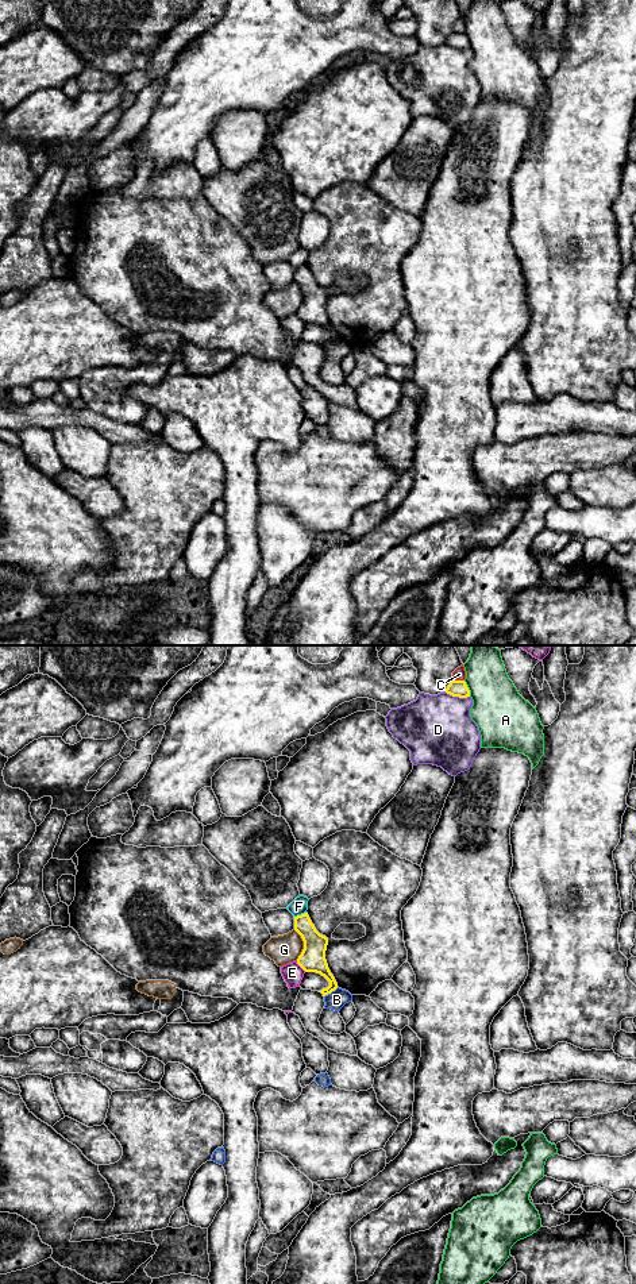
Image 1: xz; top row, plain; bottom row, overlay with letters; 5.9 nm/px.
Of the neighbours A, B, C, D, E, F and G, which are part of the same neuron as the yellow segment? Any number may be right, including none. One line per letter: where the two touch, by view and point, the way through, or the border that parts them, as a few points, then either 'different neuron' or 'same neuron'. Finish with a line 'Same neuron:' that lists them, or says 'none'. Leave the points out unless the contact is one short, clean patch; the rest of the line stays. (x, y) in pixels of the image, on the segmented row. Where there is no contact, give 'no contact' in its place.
A: contact xz (467, 689); different neuron
B: contact xz (331, 991); border xz (338, 987), (324, 997); different neuron
C: contact xz (458, 681); different neuron
D: contact xz (458, 696); different neuron
E: contact xz (301, 967); different neuron
F: contact xz (301, 914); different neuron
G: contact xz (304, 945); different neuron
Same neuron: none

